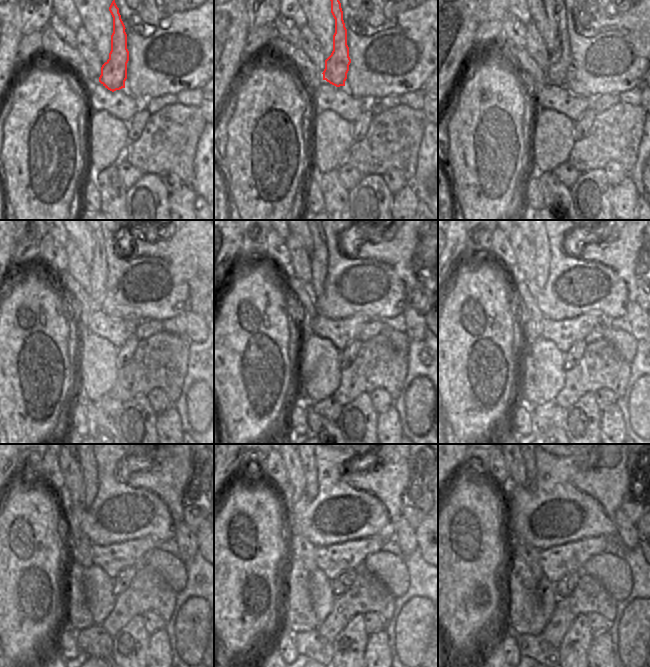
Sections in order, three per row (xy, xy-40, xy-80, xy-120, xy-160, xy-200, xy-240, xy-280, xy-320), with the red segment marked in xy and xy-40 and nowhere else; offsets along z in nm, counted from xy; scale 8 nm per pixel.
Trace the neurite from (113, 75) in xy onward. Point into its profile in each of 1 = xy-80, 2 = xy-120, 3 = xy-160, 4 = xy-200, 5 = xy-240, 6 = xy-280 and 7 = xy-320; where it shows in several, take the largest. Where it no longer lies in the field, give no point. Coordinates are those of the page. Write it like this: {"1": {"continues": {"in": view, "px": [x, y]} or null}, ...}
{"1": {"continues": {"in": "xy-80", "px": [560, 58]}}, "2": {"continues": {"in": "xy-120", "px": [97, 289]}}, "3": {"continues": {"in": "xy-160", "px": [319, 258]}}, "4": {"continues": {"in": "xy-200", "px": [540, 241]}}, "5": {"continues": {"in": "xy-240", "px": [88, 464]}}, "6": {"continues": {"in": "xy-280", "px": [309, 466]}}, "7": {"continues": {"in": "xy-320", "px": [530, 466]}}}

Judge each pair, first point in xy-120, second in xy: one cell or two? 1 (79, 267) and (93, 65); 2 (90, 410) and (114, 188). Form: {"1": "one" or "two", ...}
{"1": "one", "2": "one"}

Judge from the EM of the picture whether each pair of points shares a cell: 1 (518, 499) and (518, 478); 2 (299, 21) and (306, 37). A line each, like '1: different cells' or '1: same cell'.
1: different cells
2: different cells

